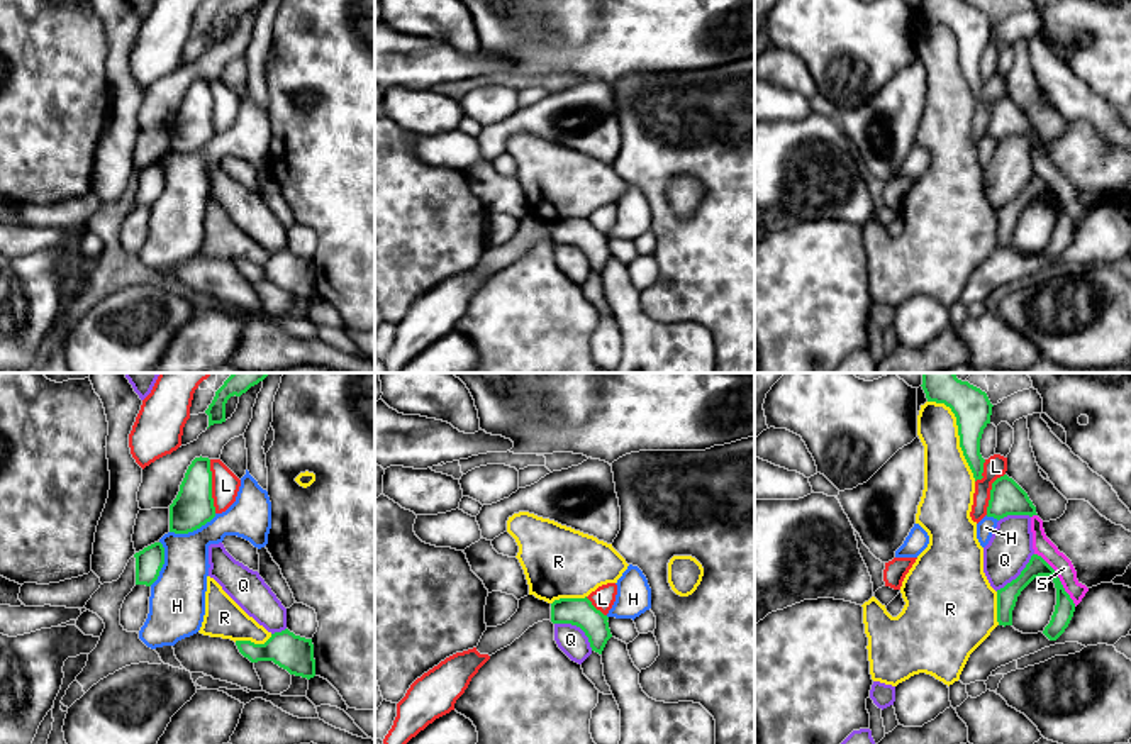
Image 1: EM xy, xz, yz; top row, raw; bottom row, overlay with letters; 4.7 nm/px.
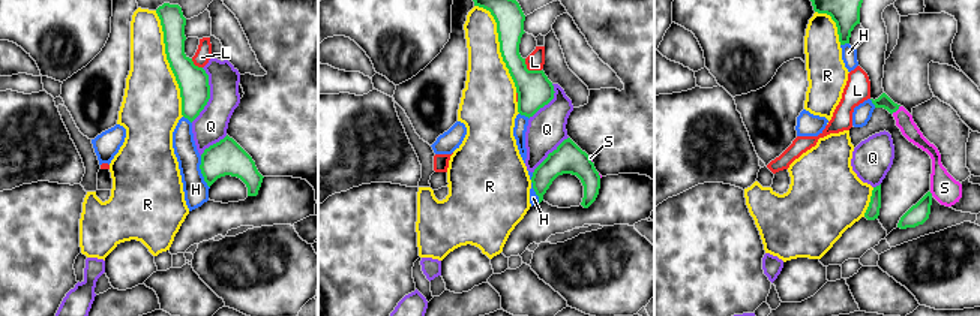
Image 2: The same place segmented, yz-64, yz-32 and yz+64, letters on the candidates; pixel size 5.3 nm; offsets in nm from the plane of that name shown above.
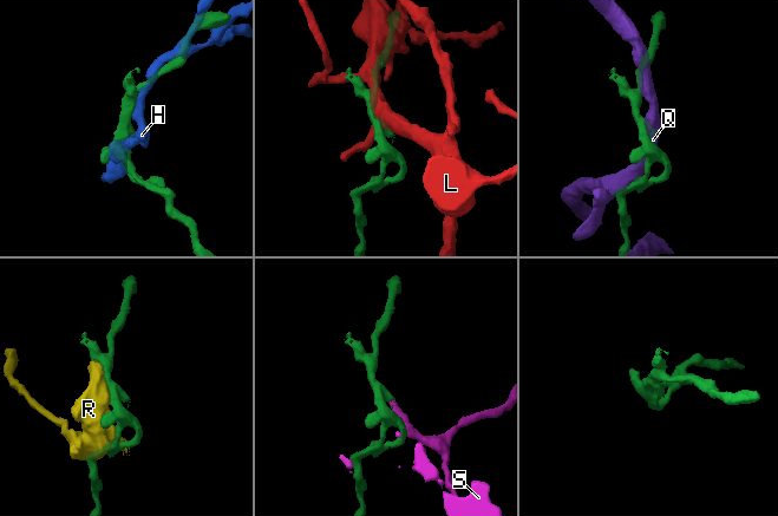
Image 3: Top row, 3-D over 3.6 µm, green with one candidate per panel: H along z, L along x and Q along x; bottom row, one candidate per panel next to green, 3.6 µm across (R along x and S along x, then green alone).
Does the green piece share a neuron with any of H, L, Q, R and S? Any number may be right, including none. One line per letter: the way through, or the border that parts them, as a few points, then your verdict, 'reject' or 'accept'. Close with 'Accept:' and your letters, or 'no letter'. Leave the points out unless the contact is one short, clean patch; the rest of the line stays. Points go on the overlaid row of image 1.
H: reject
L: reject
Q: reject
R: reject
S: accept
Accept: S

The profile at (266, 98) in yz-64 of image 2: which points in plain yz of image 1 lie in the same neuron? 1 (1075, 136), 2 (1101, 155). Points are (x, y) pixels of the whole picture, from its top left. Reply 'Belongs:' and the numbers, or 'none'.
Belongs: 1, 2

